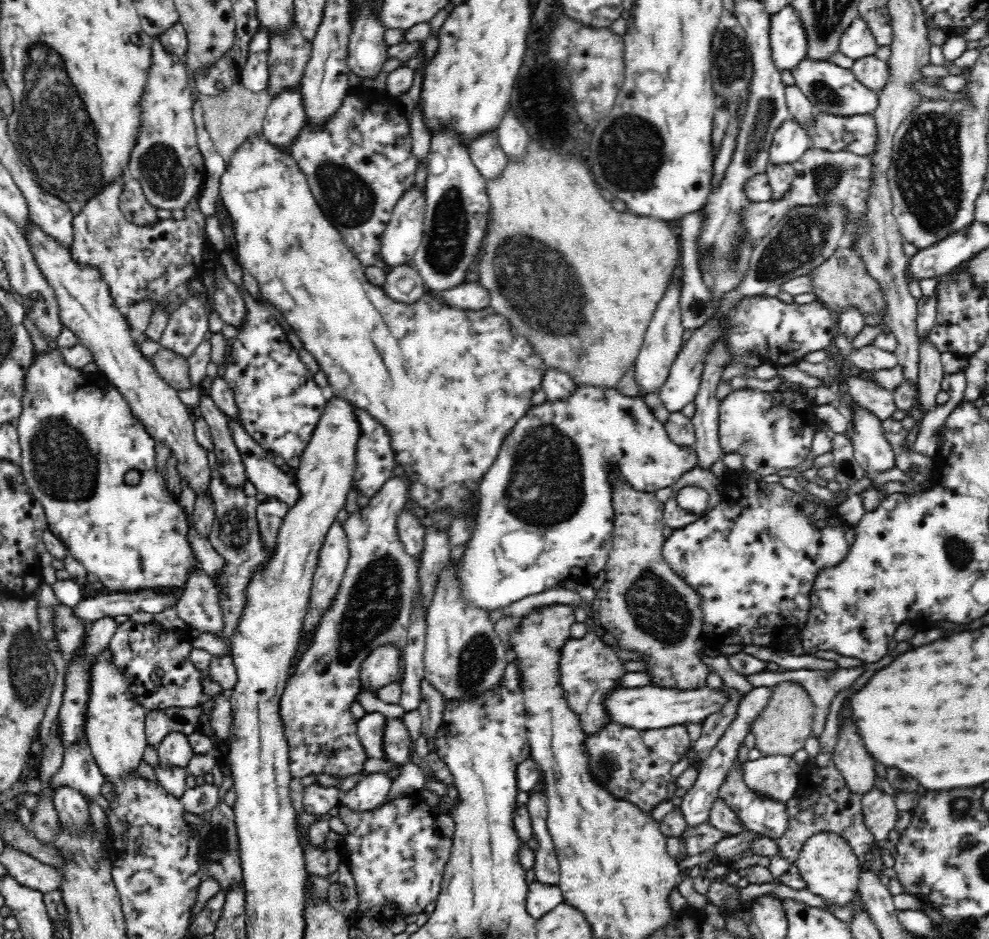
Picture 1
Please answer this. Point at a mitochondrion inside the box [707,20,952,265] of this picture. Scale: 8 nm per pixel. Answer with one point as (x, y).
(732, 67)

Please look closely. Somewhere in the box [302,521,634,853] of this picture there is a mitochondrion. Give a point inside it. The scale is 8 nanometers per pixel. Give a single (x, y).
(374, 604)

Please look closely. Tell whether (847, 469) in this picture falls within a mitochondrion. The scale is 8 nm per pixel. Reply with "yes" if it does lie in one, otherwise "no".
no

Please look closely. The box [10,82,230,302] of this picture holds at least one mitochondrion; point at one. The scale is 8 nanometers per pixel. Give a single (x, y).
(161, 165)

